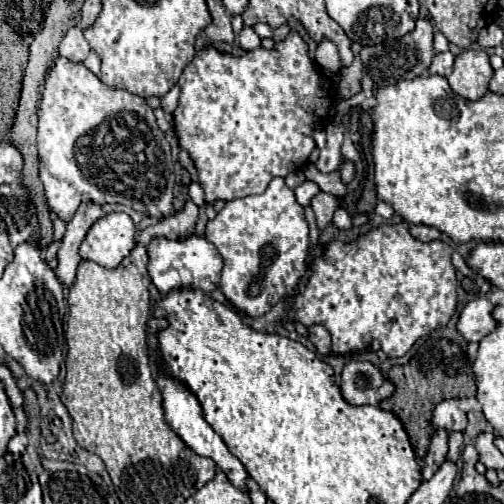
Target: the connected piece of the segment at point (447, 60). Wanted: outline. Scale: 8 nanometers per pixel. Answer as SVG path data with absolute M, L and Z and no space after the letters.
M450 51L446 53L438 53L430 65L430 73L434 75L442 75L442 77L448 77L452 73L452 67L454 67L454 55Z

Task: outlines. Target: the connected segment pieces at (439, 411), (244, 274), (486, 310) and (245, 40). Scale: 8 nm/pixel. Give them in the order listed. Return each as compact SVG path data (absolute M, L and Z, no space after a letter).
M444 399L436 405L434 415L432 415L432 425L434 429L448 429L452 431L464 431L468 421L466 421L466 413L458 409L458 399Z
M282 177L272 179L262 195L228 201L216 219L208 221L206 237L224 259L220 275L222 293L236 309L252 319L268 313L282 297L292 295L306 273L310 249L308 225L304 209Z
M478 297L470 301L464 311L460 313L458 331L466 337L466 341L480 341L484 335L492 333L496 329L496 319L492 317L494 305L486 297Z
M244 27L238 35L238 43L240 43L242 49L248 49L248 51L258 49L260 47L260 37L254 33L252 27Z

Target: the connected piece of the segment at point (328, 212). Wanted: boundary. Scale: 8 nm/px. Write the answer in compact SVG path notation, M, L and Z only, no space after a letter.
M318 193L312 197L312 209L316 213L316 223L318 223L318 229L324 229L330 221L332 221L332 215L334 211L338 209L338 199L330 193Z

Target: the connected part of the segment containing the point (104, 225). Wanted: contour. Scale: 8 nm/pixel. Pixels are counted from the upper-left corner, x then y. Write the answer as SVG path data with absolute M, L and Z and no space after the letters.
M108 213L98 219L86 233L80 255L92 259L102 267L118 267L120 261L136 245L136 227L126 213Z

